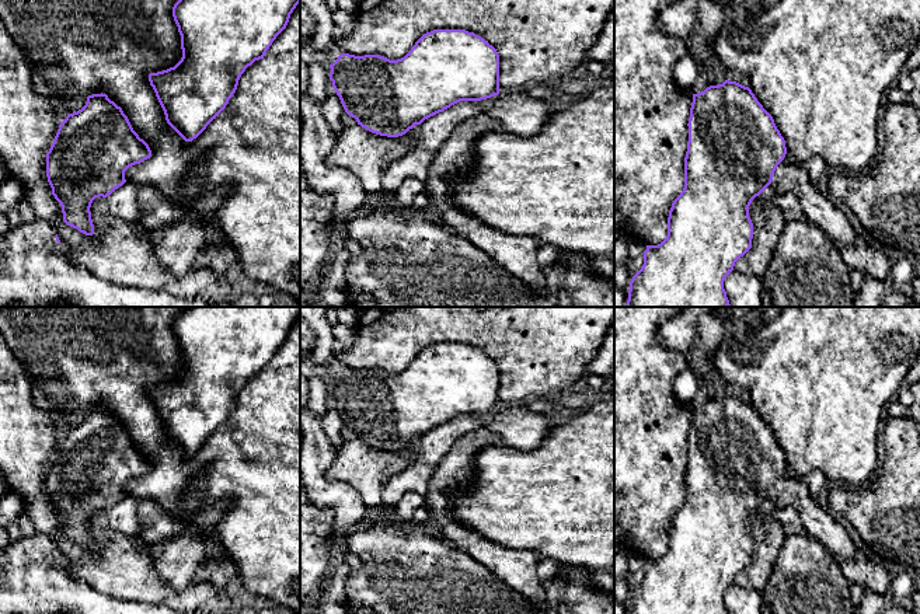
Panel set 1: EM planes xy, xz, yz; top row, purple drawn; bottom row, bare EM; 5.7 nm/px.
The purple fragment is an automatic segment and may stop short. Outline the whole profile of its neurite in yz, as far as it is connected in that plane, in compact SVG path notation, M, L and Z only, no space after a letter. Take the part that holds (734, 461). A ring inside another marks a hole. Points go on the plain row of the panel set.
M725 394L722 398L693 408L687 440L684 502L669 524L666 552L658 559L647 559L644 565L644 579L630 596L628 614L728 614L724 594L733 585L735 576L752 562L753 537L749 531L749 520L771 496L776 499L777 509L794 506L805 530L834 558L855 559L857 548L837 517L811 498L804 479L783 475L787 468L785 454L773 430L749 401Z

